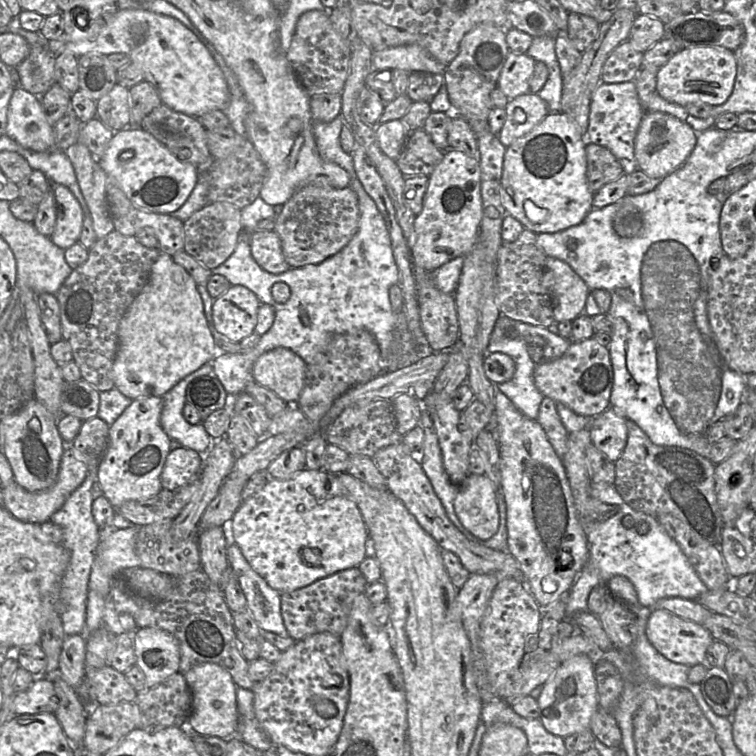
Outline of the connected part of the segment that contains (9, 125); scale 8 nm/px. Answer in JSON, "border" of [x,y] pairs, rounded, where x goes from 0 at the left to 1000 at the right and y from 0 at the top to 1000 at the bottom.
{"border":[[[22,114],[13,130],[7,177],[28,193],[45,200],[73,196],[71,165],[66,165],[48,127]]]}

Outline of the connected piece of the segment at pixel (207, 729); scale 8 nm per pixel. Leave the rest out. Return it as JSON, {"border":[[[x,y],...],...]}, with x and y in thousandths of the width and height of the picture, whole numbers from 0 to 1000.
{"border":[[[269,877],[254,882],[243,896],[254,918],[254,942],[250,958],[263,972],[295,978],[308,976],[315,970],[312,930],[313,906],[304,892],[283,877]]]}

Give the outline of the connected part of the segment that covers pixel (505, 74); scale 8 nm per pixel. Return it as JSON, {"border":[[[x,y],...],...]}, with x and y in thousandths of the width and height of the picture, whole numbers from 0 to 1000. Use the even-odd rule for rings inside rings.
{"border":[[[697,70],[675,71],[664,90],[659,116],[675,131],[701,122],[701,104],[706,97],[709,81]]]}

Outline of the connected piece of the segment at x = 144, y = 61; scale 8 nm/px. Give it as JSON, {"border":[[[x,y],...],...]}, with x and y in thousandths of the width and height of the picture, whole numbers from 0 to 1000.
{"border":[[[190,12],[156,13],[135,22],[135,37],[126,50],[107,54],[77,53],[63,57],[66,57],[66,66],[74,71],[91,67],[102,75],[120,69],[136,73],[153,69],[168,71],[173,83],[187,91],[190,106],[208,119],[214,138],[250,153],[263,155],[279,146],[295,146],[303,132],[303,118],[290,86],[262,49],[237,26],[225,21]]]}

